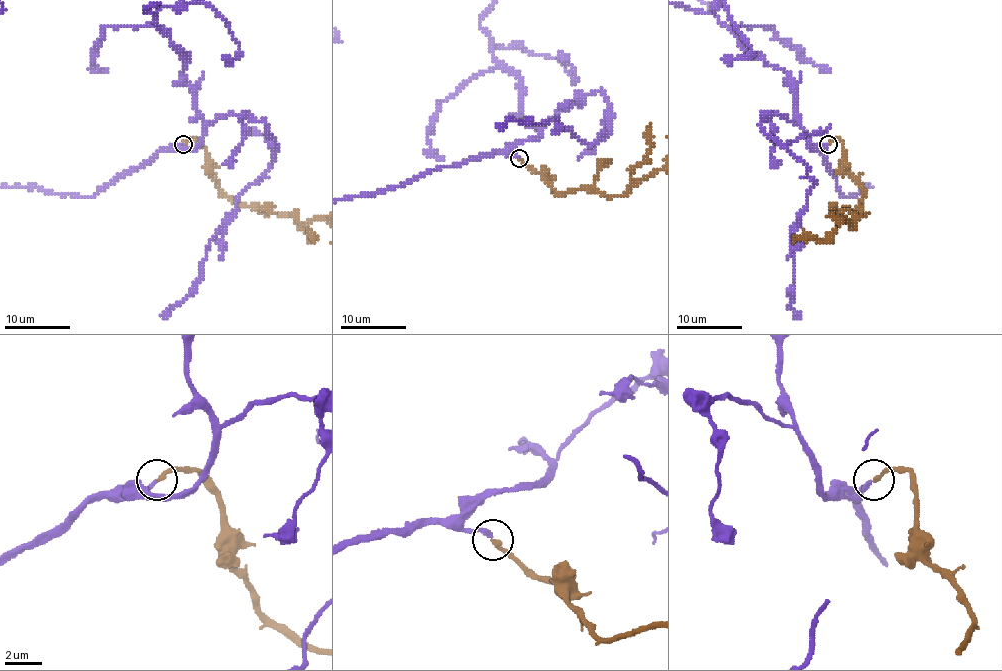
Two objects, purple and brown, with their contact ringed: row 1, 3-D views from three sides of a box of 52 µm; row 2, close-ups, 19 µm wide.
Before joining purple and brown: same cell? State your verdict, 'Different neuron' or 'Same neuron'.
Same neuron

